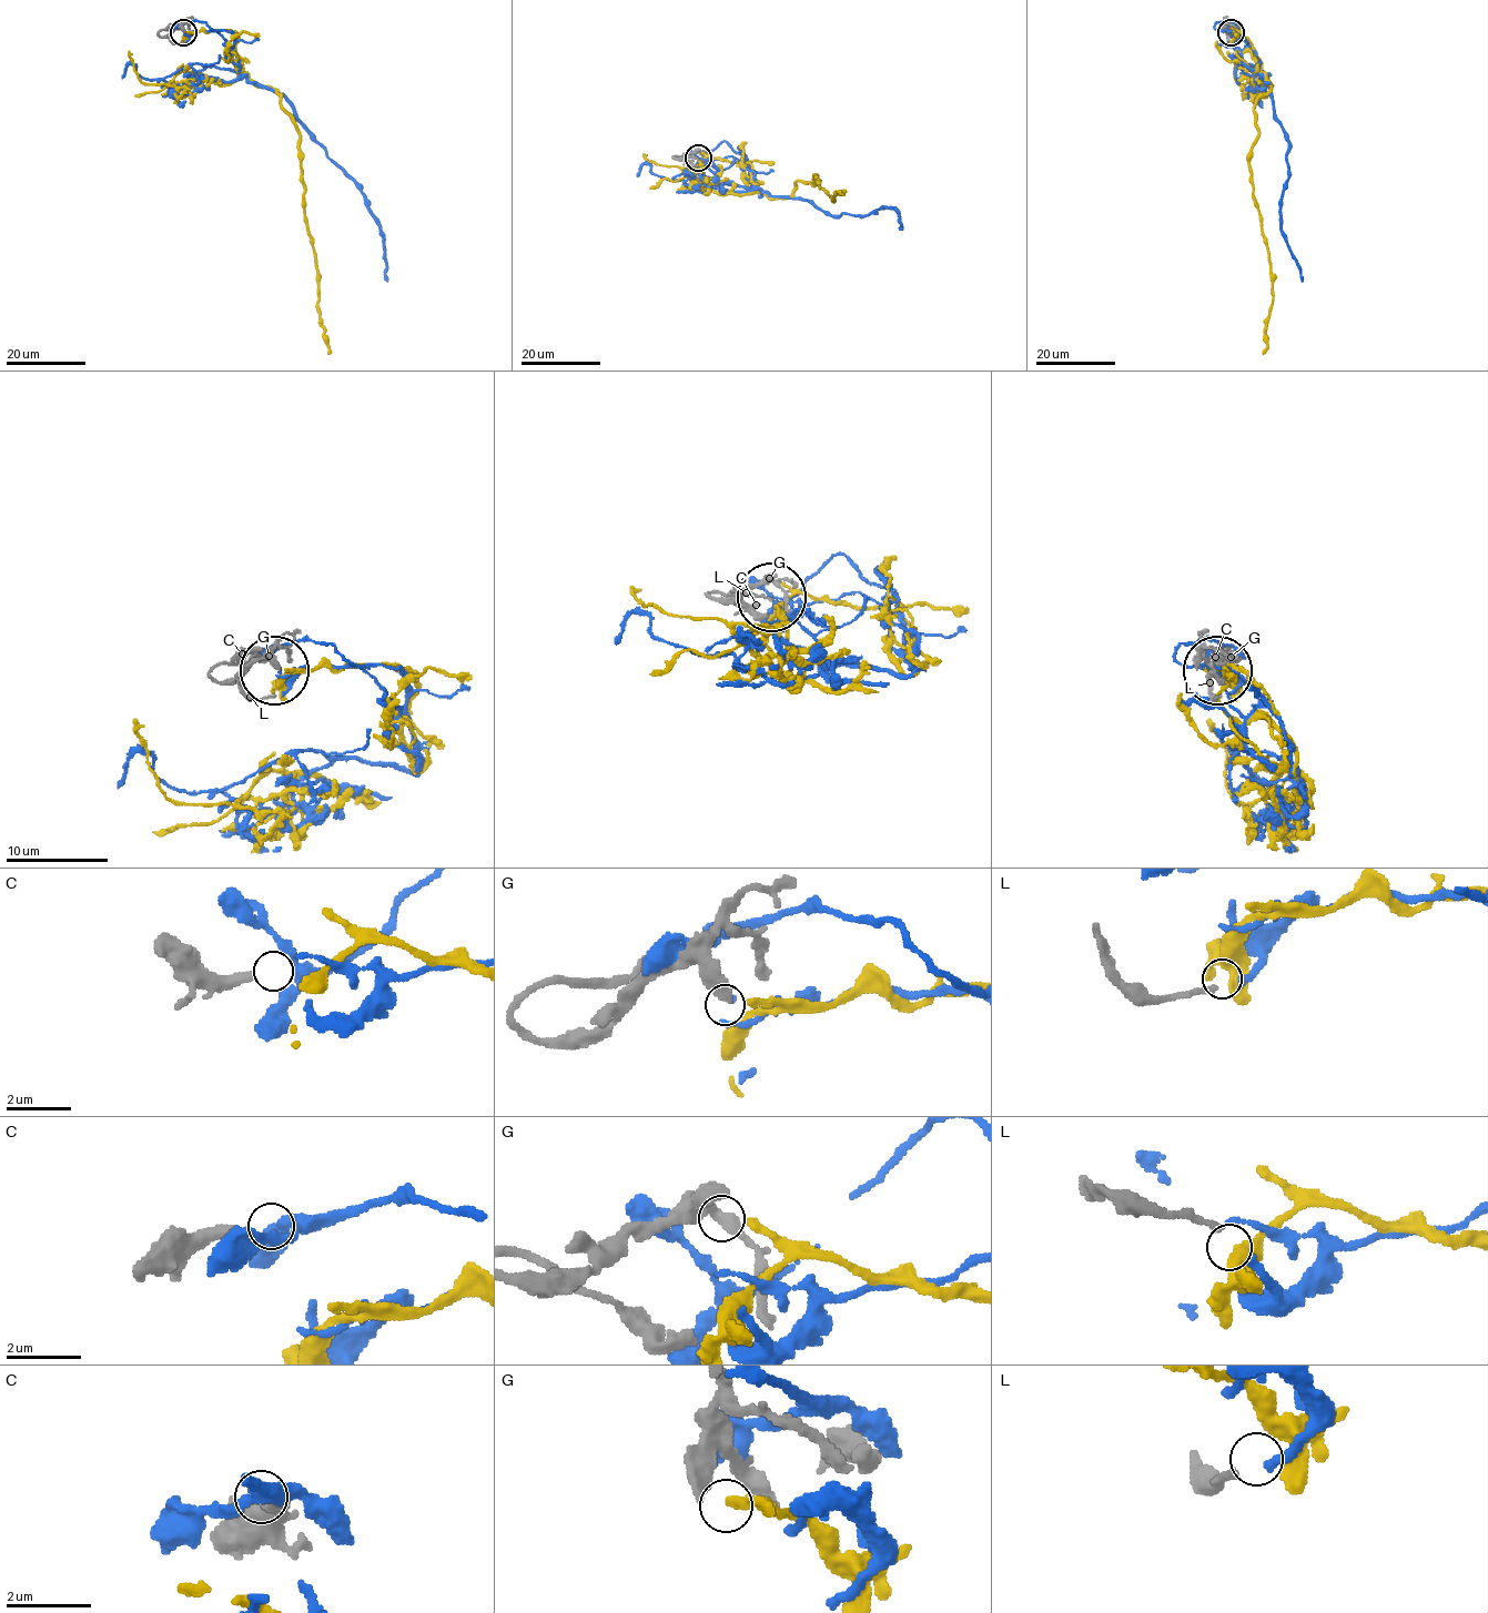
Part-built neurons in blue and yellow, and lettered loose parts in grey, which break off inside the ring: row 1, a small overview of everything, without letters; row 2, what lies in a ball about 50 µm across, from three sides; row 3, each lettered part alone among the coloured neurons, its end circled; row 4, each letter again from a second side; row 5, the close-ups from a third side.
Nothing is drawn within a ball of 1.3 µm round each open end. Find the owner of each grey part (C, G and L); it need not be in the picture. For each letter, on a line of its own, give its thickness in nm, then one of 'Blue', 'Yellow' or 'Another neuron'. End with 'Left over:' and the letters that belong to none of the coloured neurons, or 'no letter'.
C: Thickness 320 nm. Another neuron
G: Thickness 550 nm. Yellow
L: Thickness 180 nm. Blue
Left over: C

